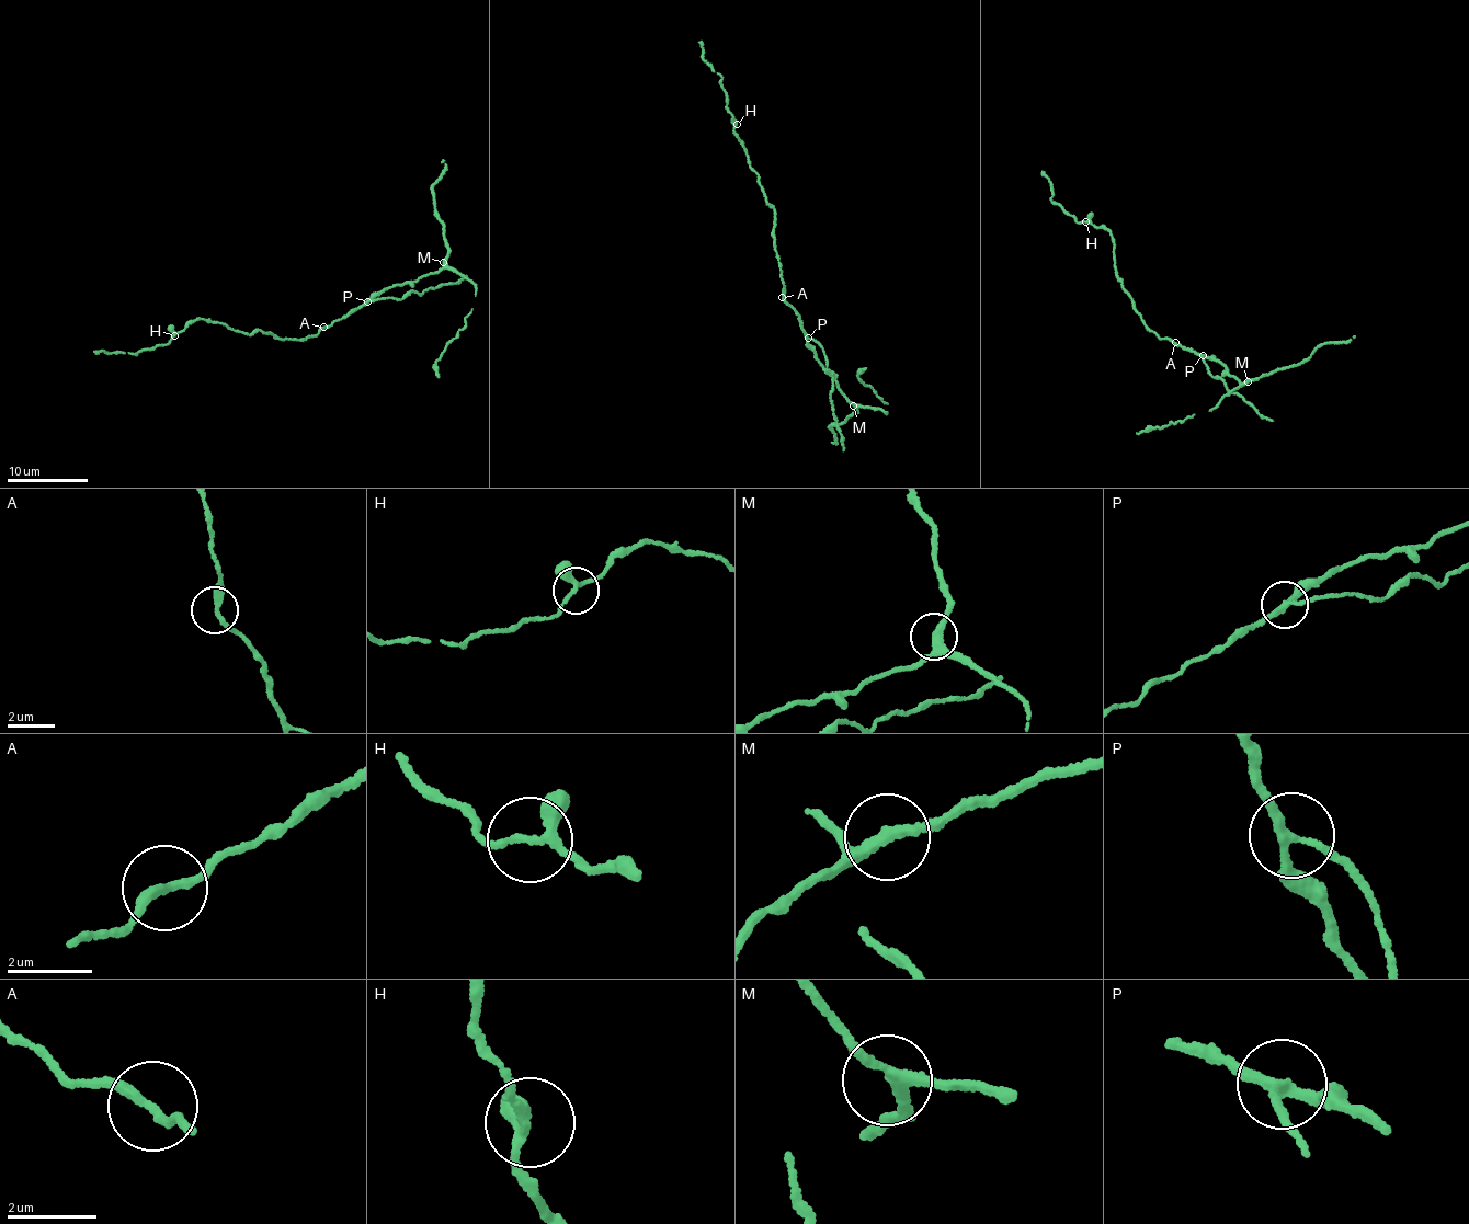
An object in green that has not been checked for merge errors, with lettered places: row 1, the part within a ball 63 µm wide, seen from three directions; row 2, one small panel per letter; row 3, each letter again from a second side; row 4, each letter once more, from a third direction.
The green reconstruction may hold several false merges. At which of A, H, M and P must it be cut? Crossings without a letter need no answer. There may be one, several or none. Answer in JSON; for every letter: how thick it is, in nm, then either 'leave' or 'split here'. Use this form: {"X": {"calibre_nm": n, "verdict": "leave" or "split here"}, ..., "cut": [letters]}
{"A": {"calibre_nm": 240, "verdict": "leave"}, "H": {"calibre_nm": 190, "verdict": "leave"}, "M": {"calibre_nm": 260, "verdict": "leave"}, "P": {"calibre_nm": 190, "verdict": "split here"}, "cut": ["P"]}

